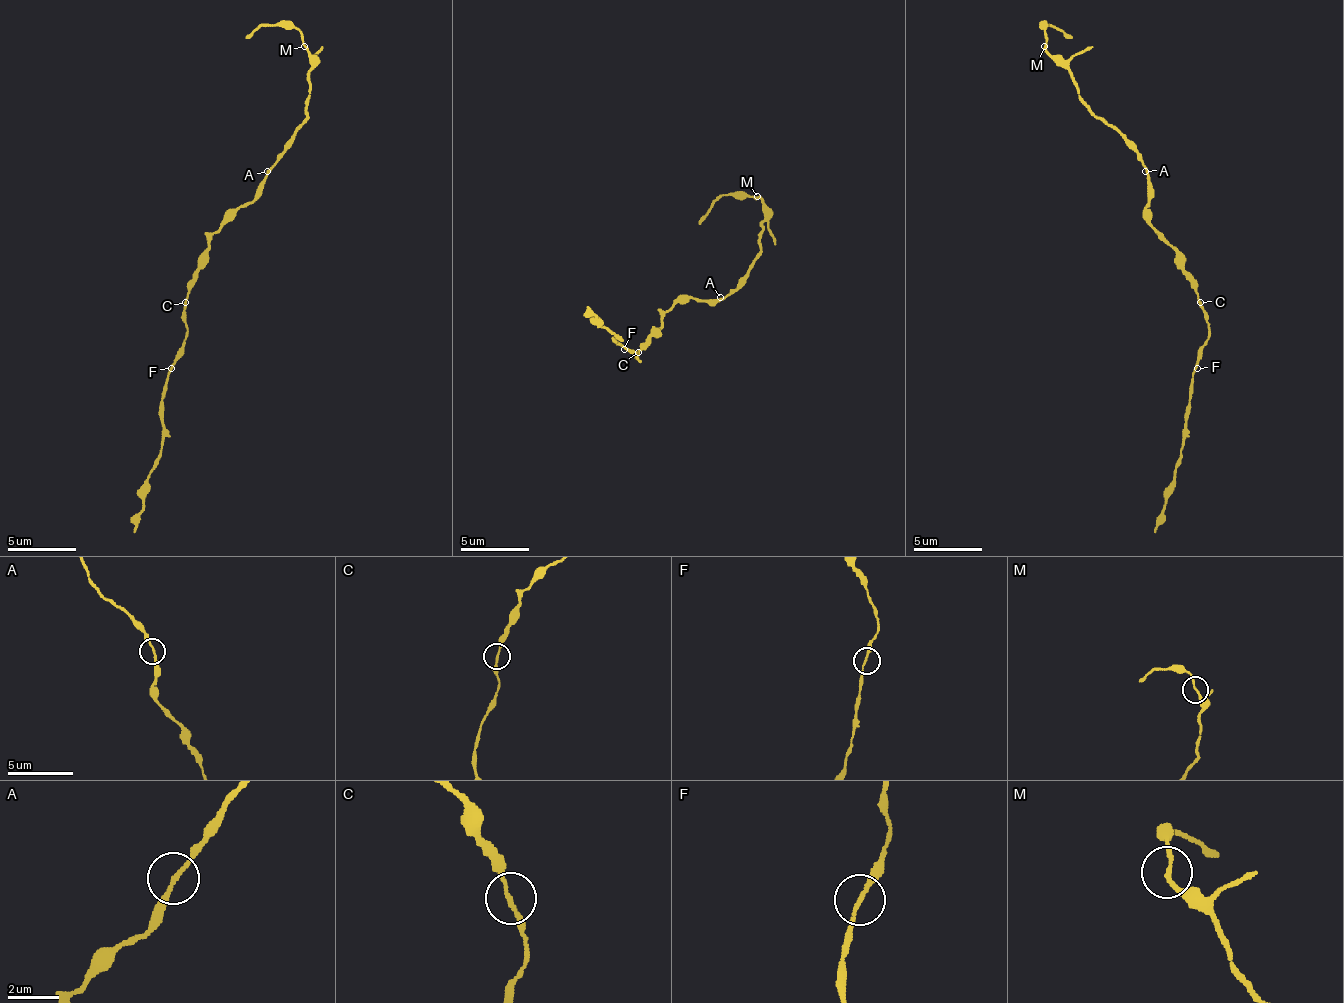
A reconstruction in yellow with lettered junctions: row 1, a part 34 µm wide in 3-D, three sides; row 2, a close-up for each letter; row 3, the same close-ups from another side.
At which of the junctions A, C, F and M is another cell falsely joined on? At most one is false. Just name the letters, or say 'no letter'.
M

